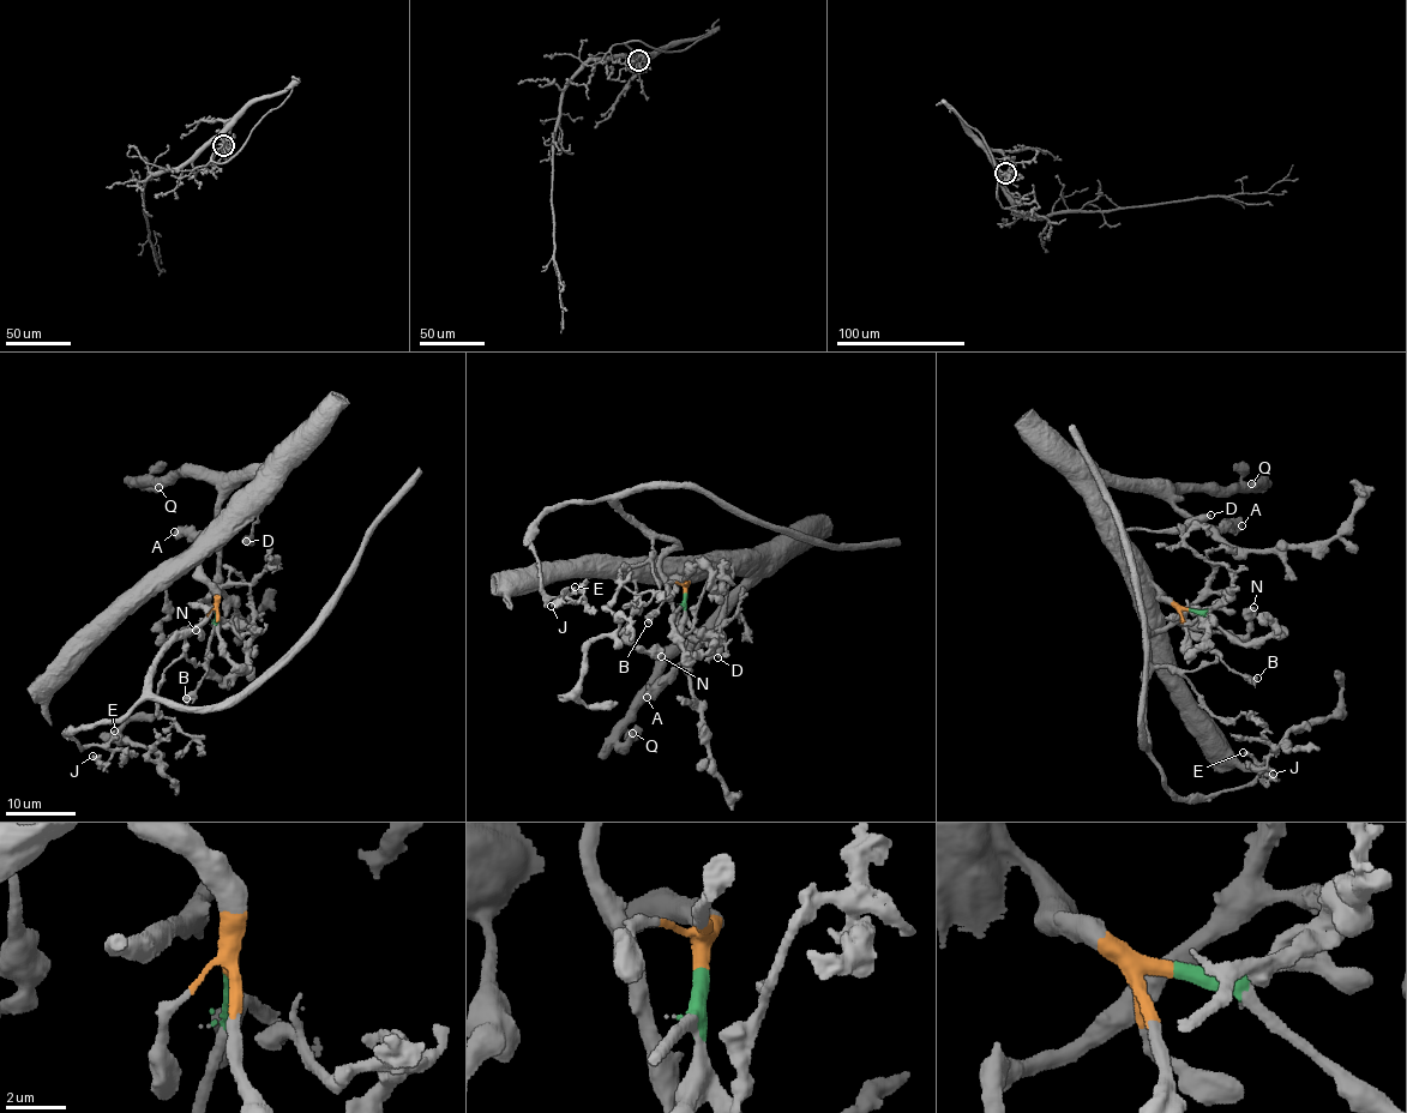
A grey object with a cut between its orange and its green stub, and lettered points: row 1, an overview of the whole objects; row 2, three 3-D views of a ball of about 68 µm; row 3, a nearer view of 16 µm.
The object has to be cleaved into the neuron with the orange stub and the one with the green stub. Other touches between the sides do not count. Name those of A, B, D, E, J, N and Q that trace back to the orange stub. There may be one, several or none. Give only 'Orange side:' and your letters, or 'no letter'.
Orange side: A, D, N, Q

